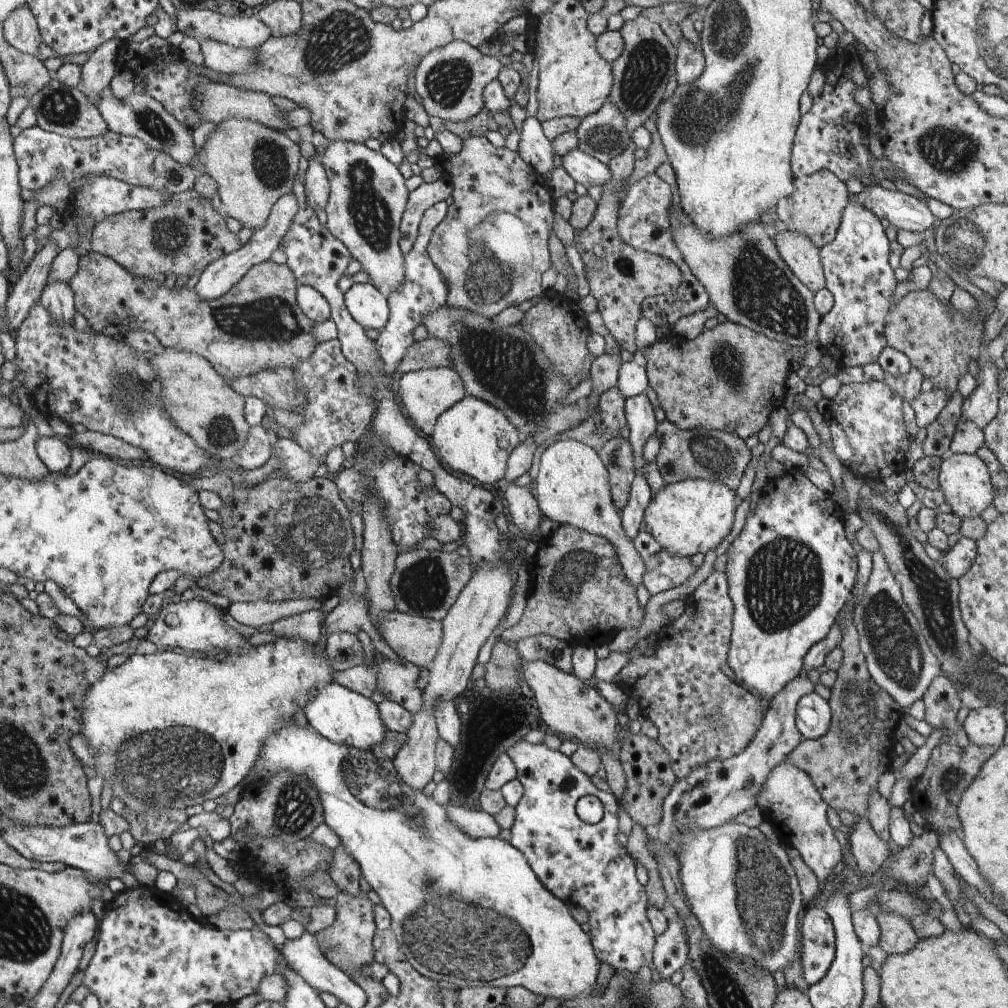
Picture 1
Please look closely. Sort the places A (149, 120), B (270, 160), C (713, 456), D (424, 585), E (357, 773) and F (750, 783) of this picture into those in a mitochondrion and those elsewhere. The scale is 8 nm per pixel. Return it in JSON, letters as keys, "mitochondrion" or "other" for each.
{"A":"mitochondrion","B":"mitochondrion","C":"mitochondrion","D":"mitochondrion","E":"mitochondrion","F":"mitochondrion"}

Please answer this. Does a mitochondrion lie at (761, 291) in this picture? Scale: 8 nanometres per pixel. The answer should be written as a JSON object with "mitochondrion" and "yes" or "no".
{"mitochondrion":"yes"}

